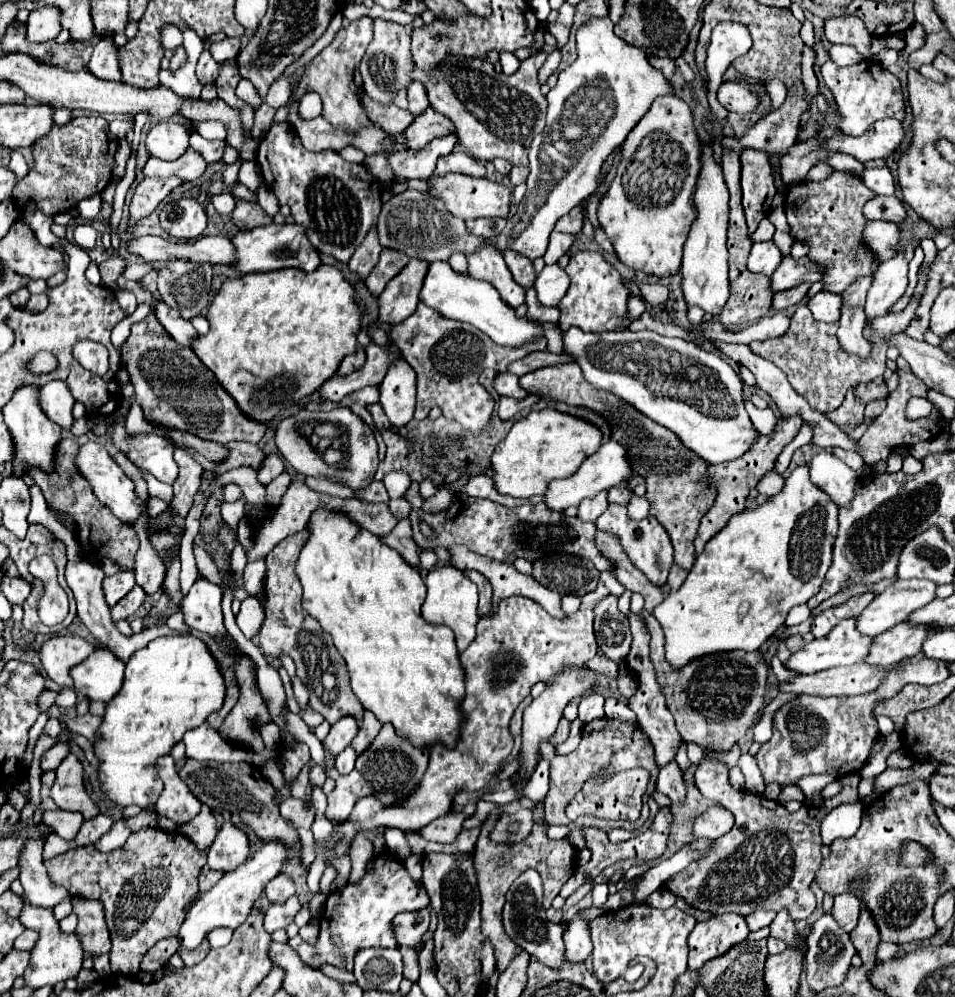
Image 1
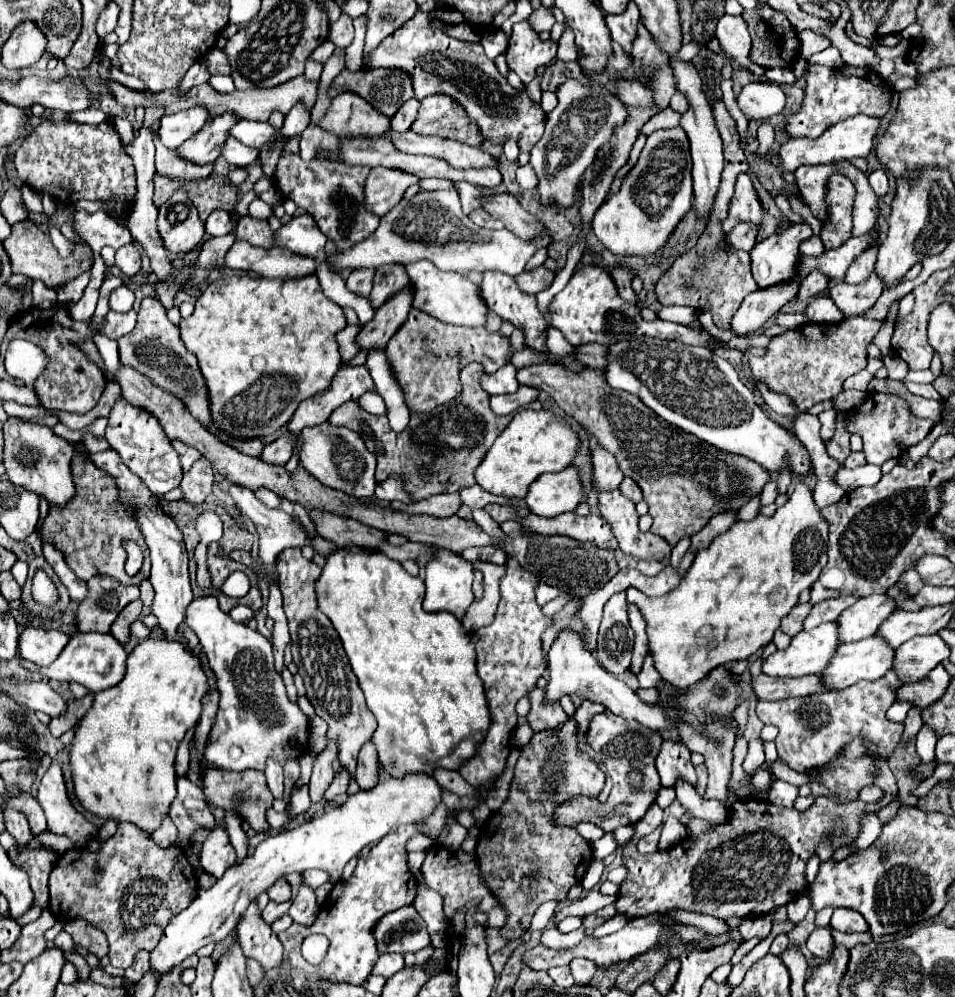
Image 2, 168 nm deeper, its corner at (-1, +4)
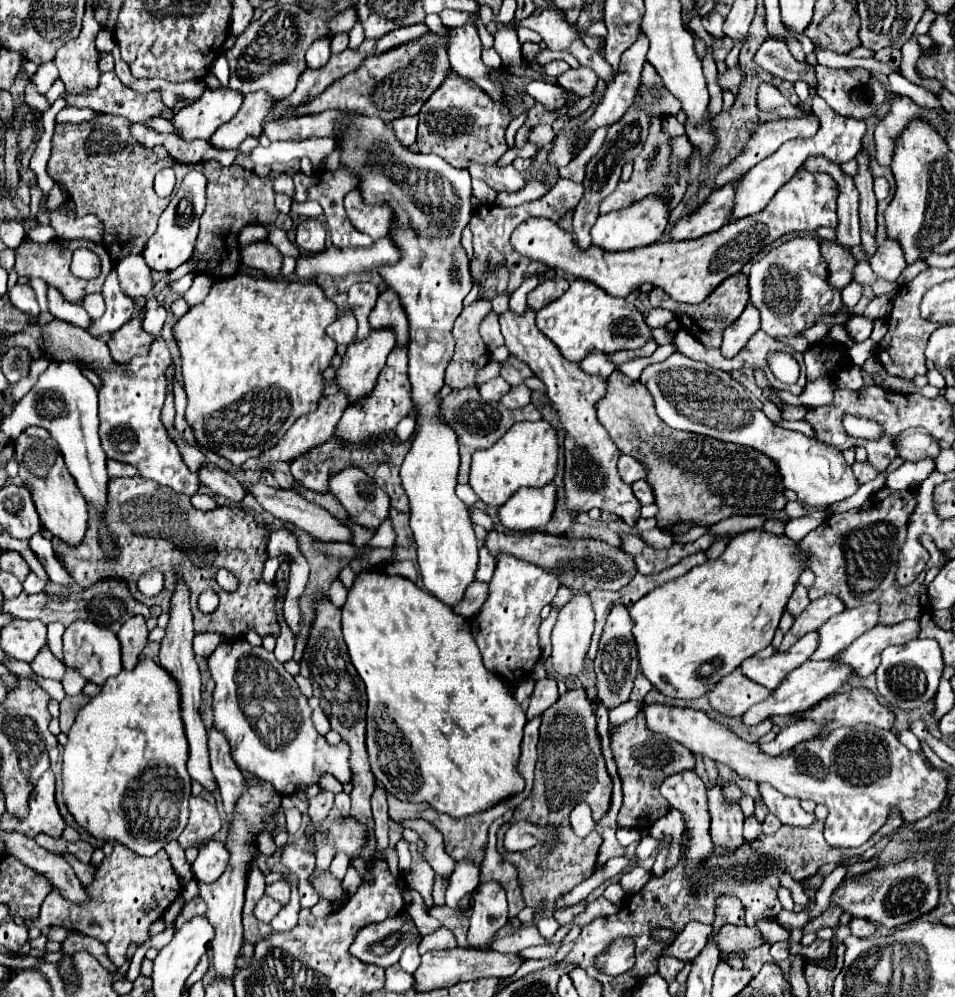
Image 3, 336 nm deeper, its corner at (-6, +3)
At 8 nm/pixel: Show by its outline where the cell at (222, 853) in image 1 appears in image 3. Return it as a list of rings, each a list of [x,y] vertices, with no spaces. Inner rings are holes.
[[[210,840],[200,848],[198,858],[192,864],[194,878],[200,882],[216,882],[228,866],[228,850],[220,840]]]

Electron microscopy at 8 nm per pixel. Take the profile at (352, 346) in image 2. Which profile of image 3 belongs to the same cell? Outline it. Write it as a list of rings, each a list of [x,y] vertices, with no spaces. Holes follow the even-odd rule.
[[[346,312],[346,314],[338,316],[338,320],[334,324],[330,324],[326,328],[326,332],[338,344],[338,348],[346,348],[356,338],[356,318],[352,316],[352,312]]]

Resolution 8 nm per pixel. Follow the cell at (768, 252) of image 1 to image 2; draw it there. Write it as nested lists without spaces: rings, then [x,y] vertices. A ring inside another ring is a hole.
[[[791,225],[783,233],[775,233],[751,249],[751,271],[759,289],[797,279],[799,271],[799,245],[811,239],[811,227]]]

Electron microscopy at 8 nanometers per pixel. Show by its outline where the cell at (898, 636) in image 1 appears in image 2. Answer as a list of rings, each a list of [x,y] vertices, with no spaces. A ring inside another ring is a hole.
[[[869,637],[857,643],[839,645],[839,651],[835,651],[831,665],[827,663],[819,675],[819,681],[829,691],[839,691],[861,679],[881,679],[891,667],[893,653],[895,651],[887,647],[881,637]]]

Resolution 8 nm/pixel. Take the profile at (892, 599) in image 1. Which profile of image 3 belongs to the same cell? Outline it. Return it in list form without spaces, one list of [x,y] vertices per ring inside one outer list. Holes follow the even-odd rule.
[[[862,604],[858,608],[846,608],[842,614],[832,616],[818,632],[820,644],[812,654],[814,660],[828,660],[846,650],[858,636],[872,630],[878,624],[878,604]]]

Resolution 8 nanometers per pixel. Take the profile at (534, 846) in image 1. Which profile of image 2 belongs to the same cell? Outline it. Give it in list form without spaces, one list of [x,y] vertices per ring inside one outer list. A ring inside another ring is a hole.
[[[569,717],[567,723],[559,729],[555,727],[555,731],[535,733],[533,741],[521,747],[509,799],[503,803],[499,813],[493,813],[483,821],[475,851],[487,887],[509,911],[507,925],[501,929],[505,939],[517,939],[521,931],[513,927],[531,925],[541,903],[561,903],[567,899],[569,889],[581,883],[585,869],[593,859],[591,843],[583,839],[575,827],[557,825],[553,815],[559,805],[571,801],[575,795],[597,799],[603,785],[605,773],[589,755],[577,749],[575,717]]]

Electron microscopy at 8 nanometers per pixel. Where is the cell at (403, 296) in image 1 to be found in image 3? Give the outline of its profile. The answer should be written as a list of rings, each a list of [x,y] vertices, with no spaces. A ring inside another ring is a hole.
[[[394,328],[372,330],[368,338],[348,346],[342,358],[342,366],[336,370],[336,374],[340,388],[350,396],[350,404],[372,390],[372,384],[376,382],[376,376],[384,368],[386,358],[394,346]]]

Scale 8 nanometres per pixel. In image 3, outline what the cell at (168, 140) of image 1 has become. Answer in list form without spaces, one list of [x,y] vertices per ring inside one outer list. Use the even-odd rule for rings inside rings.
[[[228,88],[220,90],[206,90],[200,100],[194,104],[174,112],[172,116],[172,126],[176,130],[176,136],[180,140],[208,140],[212,132],[228,122],[240,108],[242,104],[242,94],[232,92]]]

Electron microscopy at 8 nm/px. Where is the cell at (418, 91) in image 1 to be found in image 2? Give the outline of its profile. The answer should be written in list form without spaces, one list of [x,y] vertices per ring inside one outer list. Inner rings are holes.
[[[411,99],[411,101],[403,103],[403,107],[391,119],[391,129],[397,131],[397,133],[409,131],[409,127],[413,125],[413,121],[417,117],[417,109],[419,109],[419,101],[417,99]]]

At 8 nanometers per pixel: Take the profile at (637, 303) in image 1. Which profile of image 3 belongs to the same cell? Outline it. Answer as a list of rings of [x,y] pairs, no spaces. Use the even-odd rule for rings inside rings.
[[[800,168],[796,176],[776,192],[762,212],[734,220],[722,230],[696,240],[656,242],[644,248],[634,248],[632,252],[606,252],[594,244],[588,250],[580,250],[572,236],[556,222],[548,218],[528,218],[516,226],[510,242],[522,256],[548,264],[550,268],[562,270],[576,278],[592,280],[616,298],[628,298],[644,282],[650,282],[652,286],[662,288],[676,302],[700,304],[722,280],[742,270],[742,266],[732,266],[733,263],[745,264],[782,234],[814,232],[818,226],[834,228],[836,196],[836,182],[828,174],[810,174]]]

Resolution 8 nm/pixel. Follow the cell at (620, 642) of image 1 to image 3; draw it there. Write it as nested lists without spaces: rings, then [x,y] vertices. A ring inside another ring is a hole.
[[[624,604],[614,606],[608,614],[608,620],[606,620],[606,626],[604,626],[604,632],[600,638],[598,654],[594,660],[594,670],[596,670],[596,678],[598,678],[598,682],[596,682],[598,696],[606,704],[606,708],[614,708],[628,700],[628,696],[632,692],[634,676],[638,672],[638,648],[636,648],[636,640],[632,634],[632,616]]]

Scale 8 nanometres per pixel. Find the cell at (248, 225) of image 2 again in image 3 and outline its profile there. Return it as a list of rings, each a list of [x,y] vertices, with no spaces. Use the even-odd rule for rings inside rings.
[[[270,240],[242,244],[240,254],[242,254],[242,264],[258,268],[266,276],[278,276],[280,274],[282,254],[278,252],[278,248]]]

